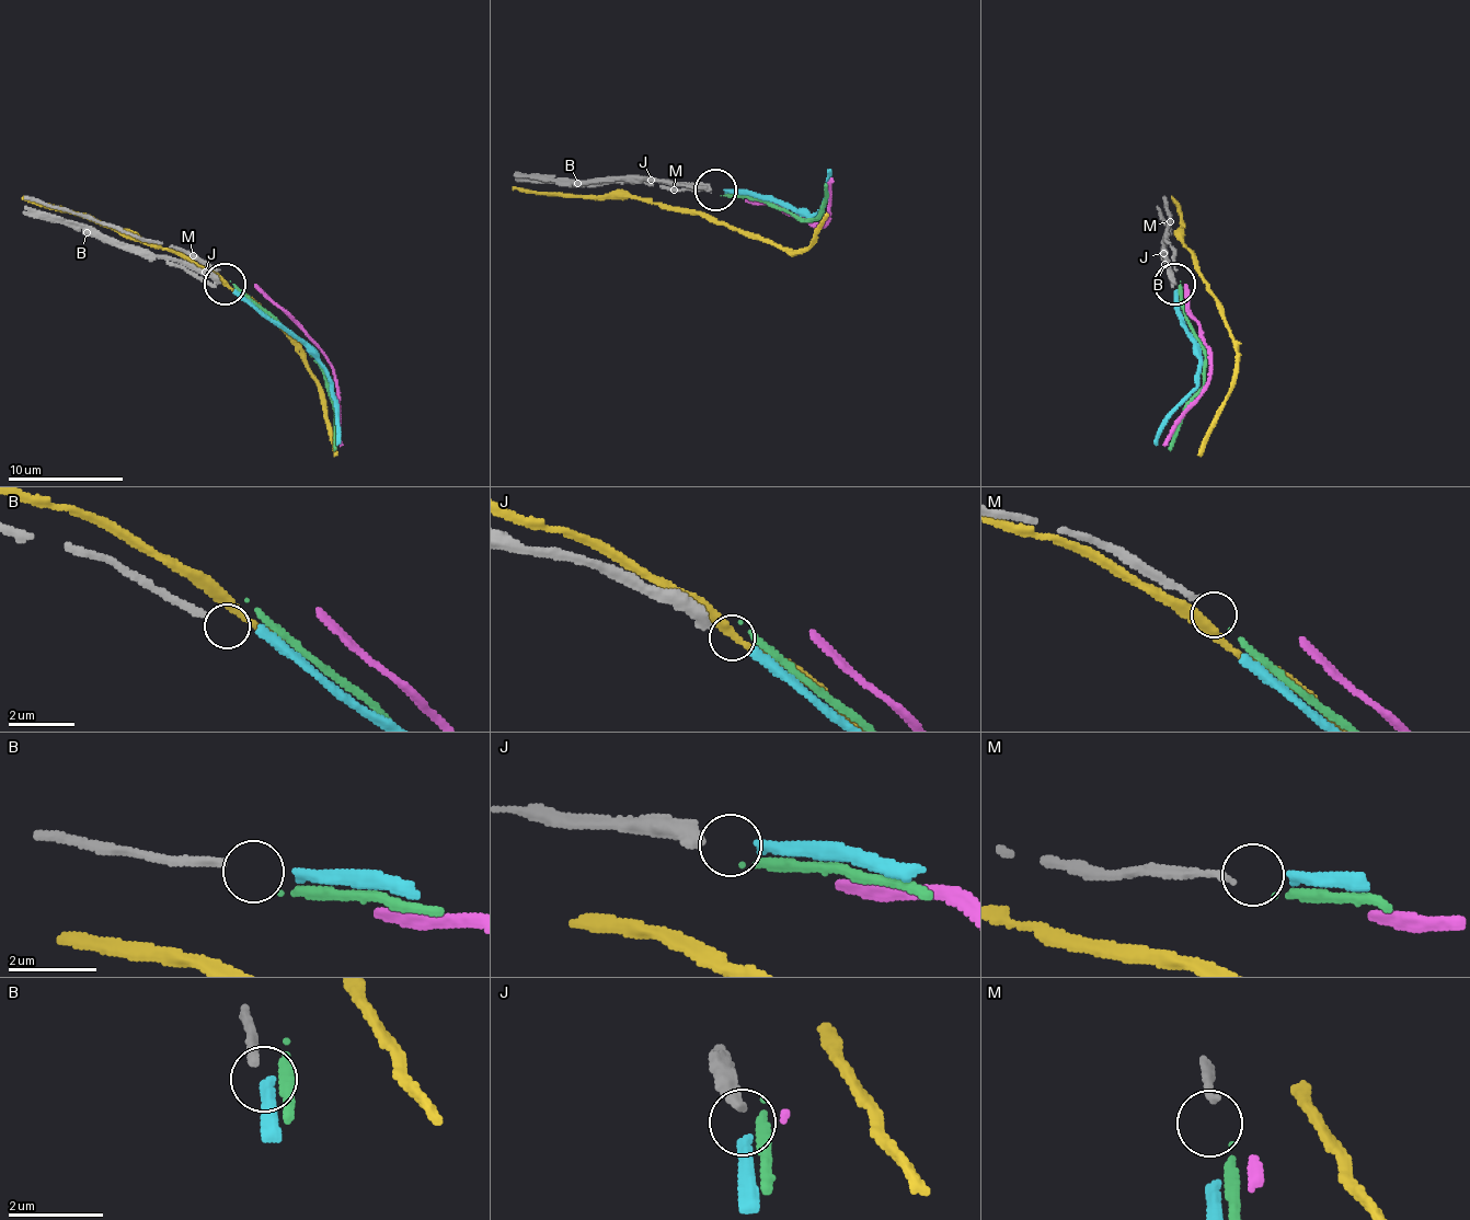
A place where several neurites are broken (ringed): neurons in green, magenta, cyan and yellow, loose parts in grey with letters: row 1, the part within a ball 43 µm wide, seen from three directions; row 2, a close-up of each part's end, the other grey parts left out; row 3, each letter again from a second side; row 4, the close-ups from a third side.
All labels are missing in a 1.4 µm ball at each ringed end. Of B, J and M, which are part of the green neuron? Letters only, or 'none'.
M

